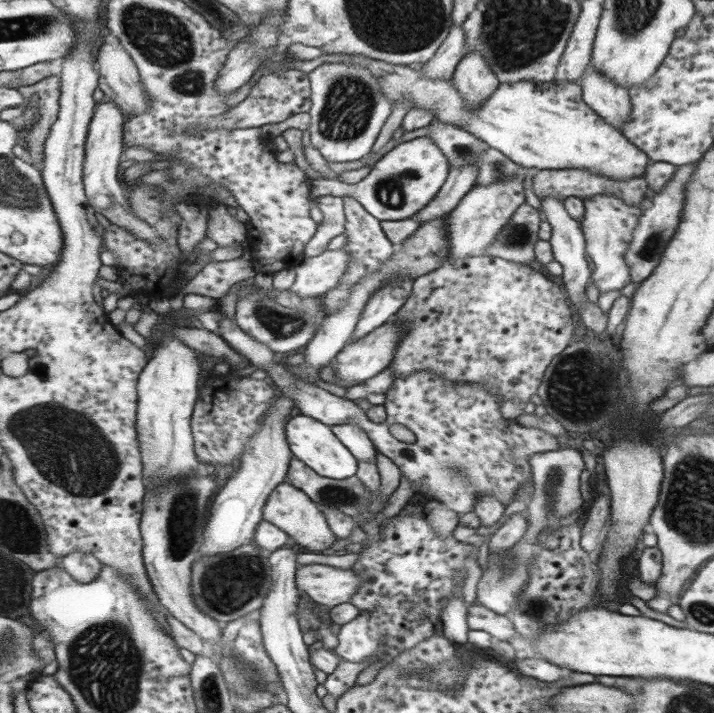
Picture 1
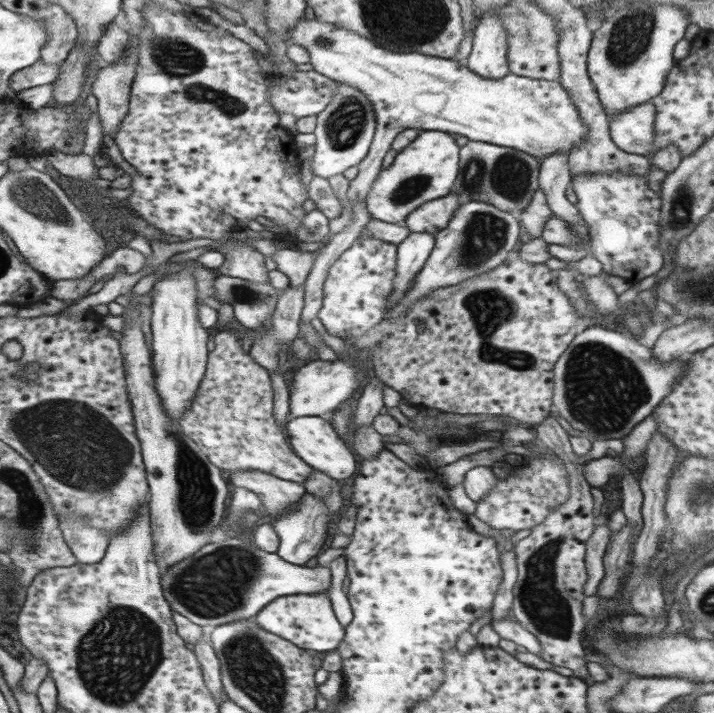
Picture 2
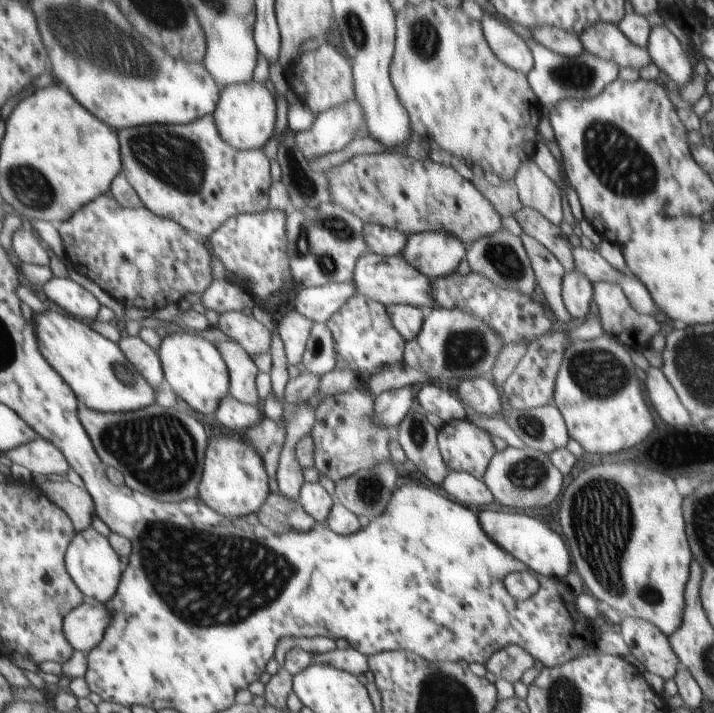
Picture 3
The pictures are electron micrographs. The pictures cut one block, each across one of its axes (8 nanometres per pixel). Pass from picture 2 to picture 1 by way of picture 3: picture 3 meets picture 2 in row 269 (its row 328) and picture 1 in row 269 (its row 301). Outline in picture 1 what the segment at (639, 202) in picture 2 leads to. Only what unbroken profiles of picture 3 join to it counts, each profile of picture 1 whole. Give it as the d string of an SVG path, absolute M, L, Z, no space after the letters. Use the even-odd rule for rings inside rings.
M613 195L586 198L583 205L585 214L582 232L585 236L585 250L594 262L594 273L591 275L598 292L601 295L613 290L629 291L632 287L632 276L630 276L624 252L628 249L633 229L637 226L642 211L639 207L630 206Z

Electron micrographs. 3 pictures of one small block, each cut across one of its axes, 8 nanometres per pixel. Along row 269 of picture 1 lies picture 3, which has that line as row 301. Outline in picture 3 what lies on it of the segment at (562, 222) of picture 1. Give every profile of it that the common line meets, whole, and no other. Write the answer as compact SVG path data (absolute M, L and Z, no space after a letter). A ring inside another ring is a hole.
M576 270L564 272L561 296L568 314L574 320L584 318L589 312L593 298L593 285L588 278Z

